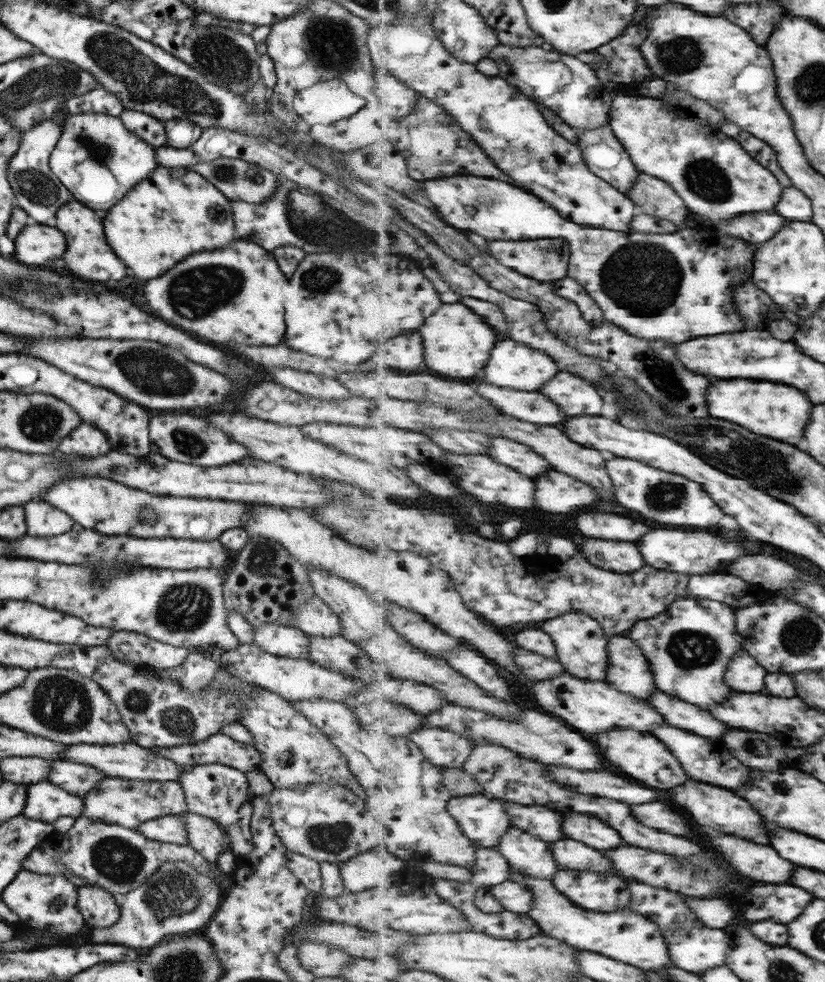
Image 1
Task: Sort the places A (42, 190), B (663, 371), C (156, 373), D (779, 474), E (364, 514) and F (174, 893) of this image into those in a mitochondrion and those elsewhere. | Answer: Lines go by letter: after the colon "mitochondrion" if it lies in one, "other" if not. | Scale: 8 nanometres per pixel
A: mitochondrion
B: mitochondrion
C: mitochondrion
D: mitochondrion
E: mitochondrion
F: mitochondrion

